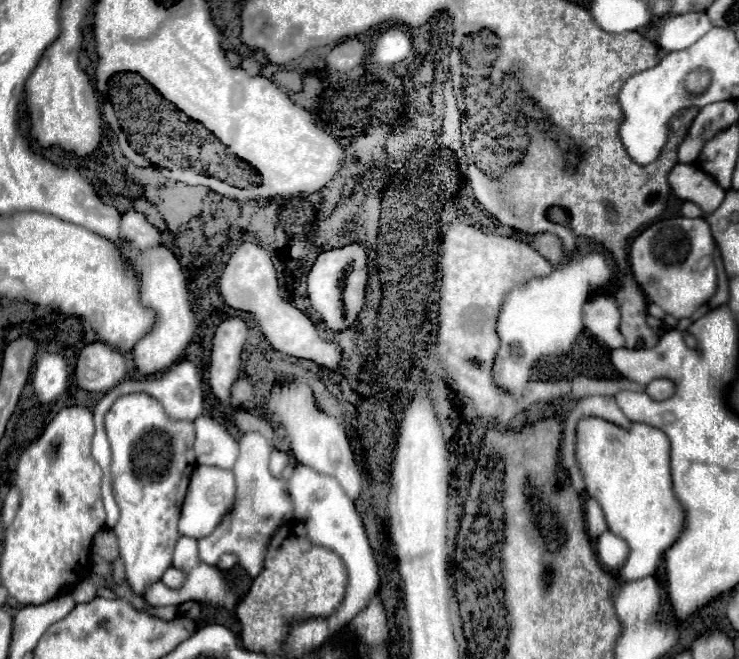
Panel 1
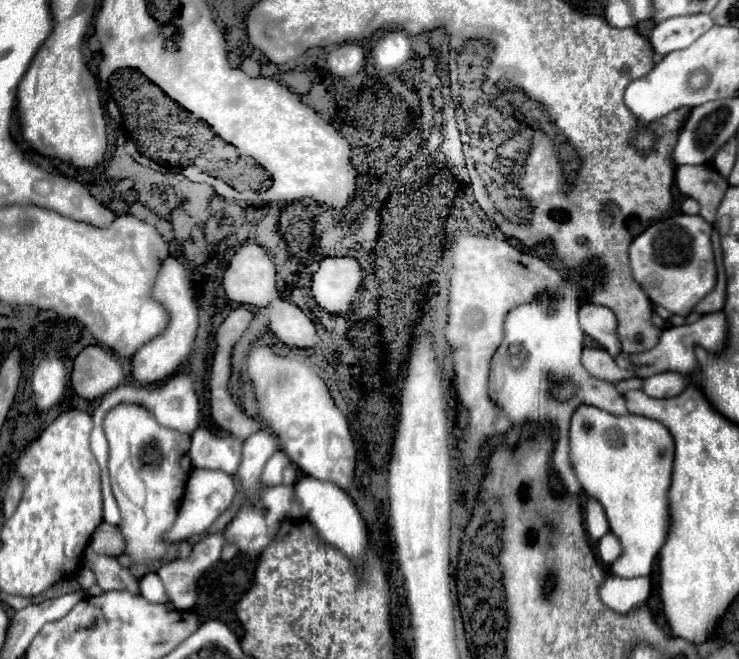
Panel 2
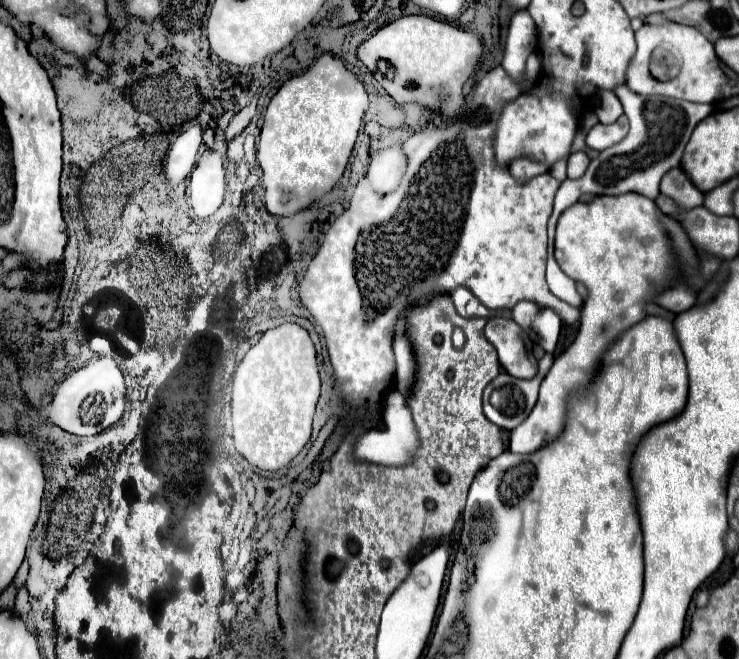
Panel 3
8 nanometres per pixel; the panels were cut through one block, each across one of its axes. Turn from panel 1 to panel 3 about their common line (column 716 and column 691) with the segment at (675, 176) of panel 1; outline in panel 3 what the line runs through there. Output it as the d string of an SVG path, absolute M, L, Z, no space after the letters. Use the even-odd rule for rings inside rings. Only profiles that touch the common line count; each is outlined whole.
M672 168L660 182L660 194L666 194L674 198L680 208L694 208L702 206L704 192L700 192L692 182L686 178L686 174L680 168Z

